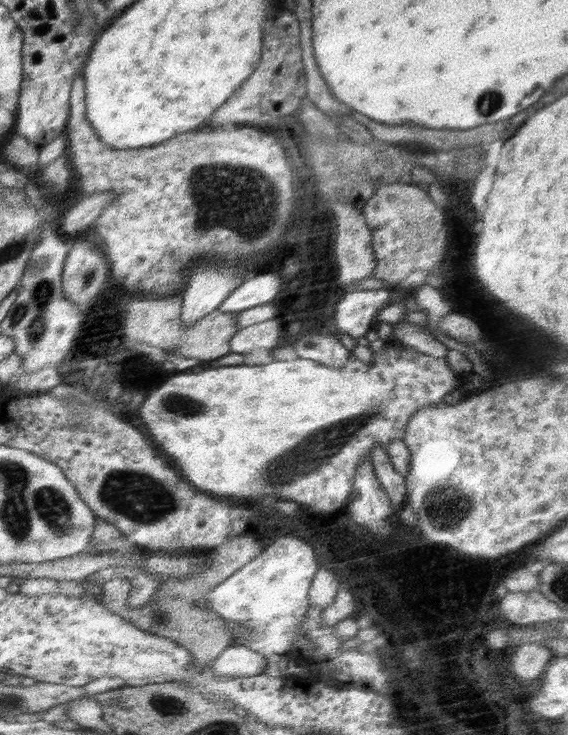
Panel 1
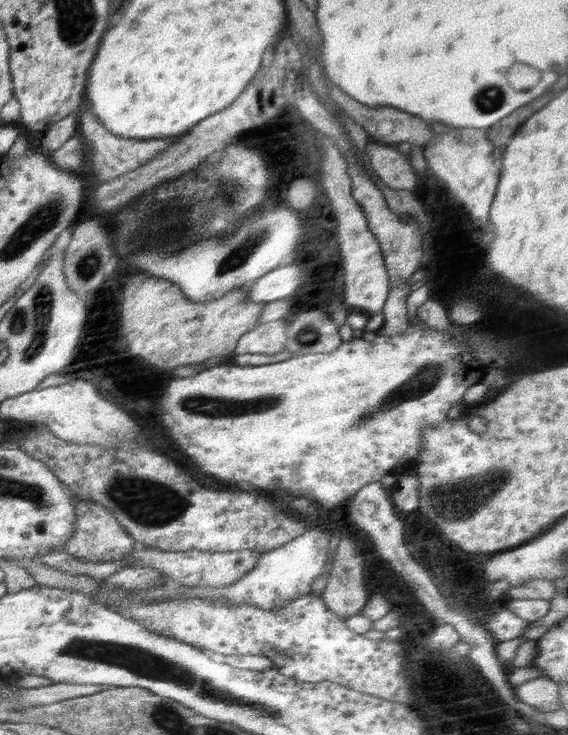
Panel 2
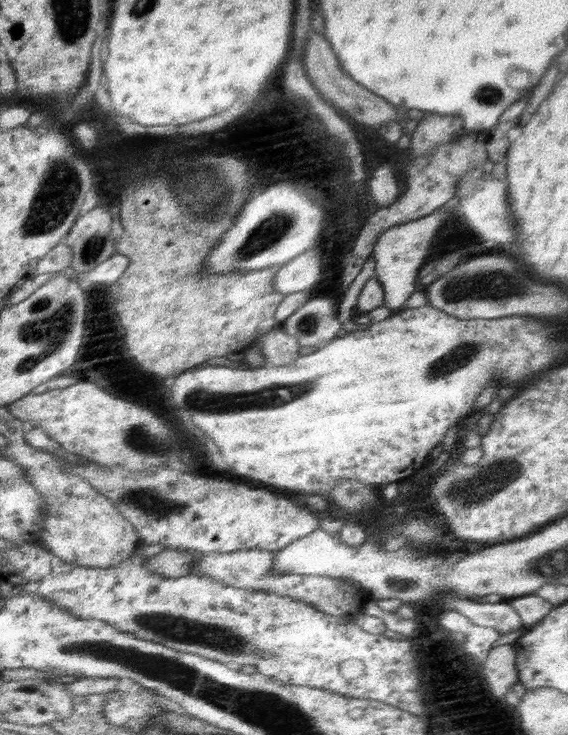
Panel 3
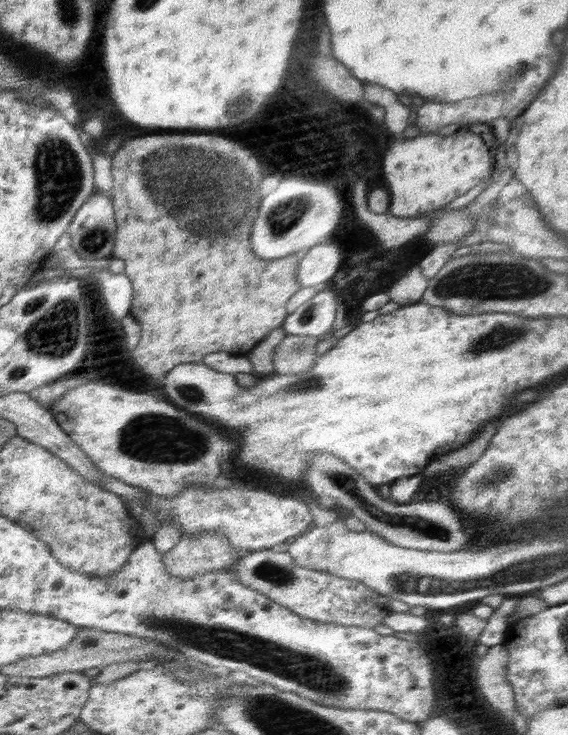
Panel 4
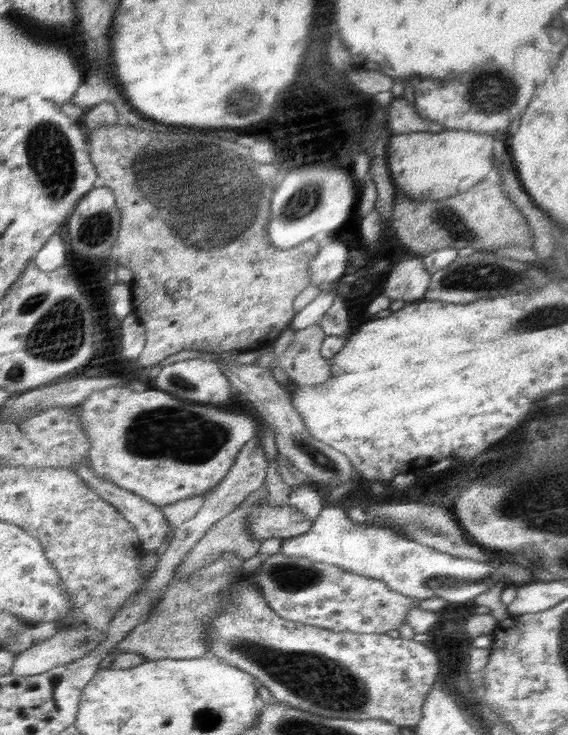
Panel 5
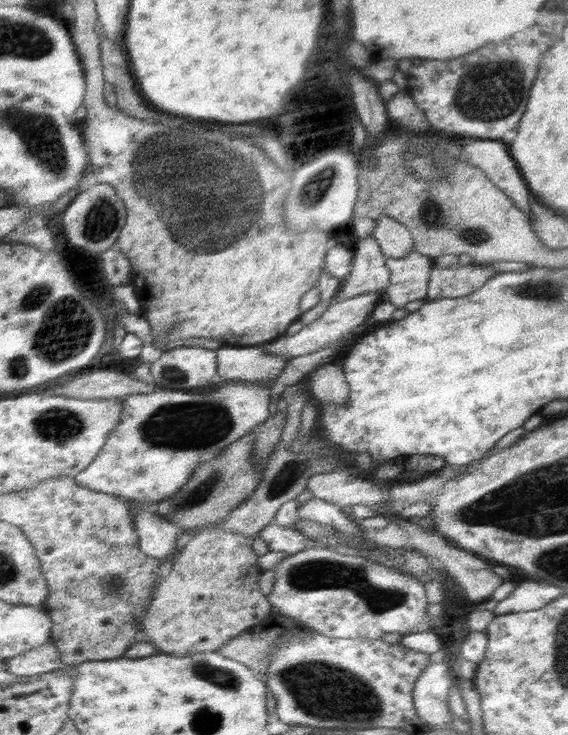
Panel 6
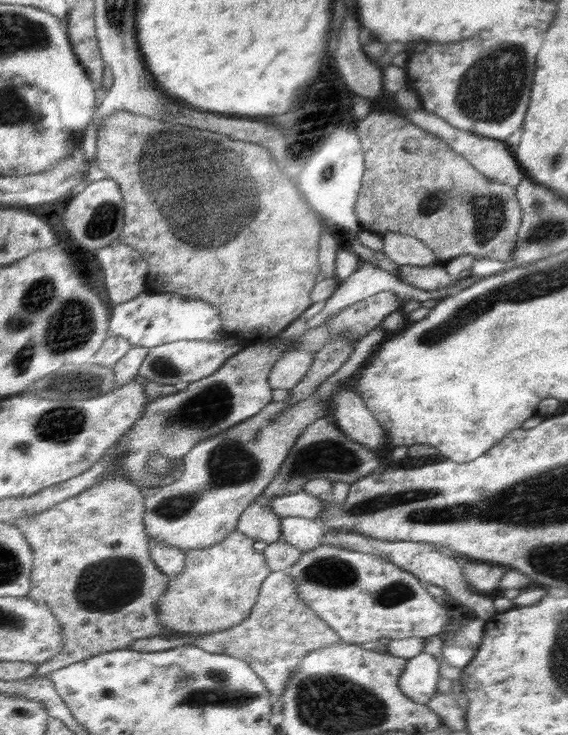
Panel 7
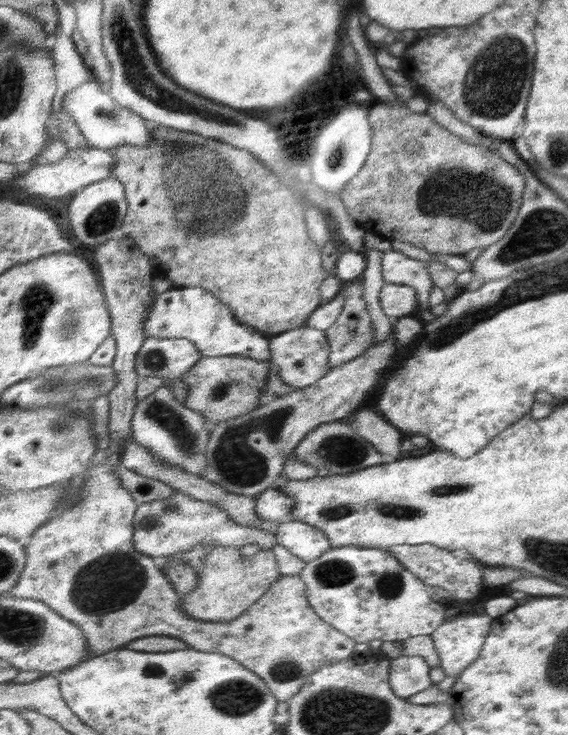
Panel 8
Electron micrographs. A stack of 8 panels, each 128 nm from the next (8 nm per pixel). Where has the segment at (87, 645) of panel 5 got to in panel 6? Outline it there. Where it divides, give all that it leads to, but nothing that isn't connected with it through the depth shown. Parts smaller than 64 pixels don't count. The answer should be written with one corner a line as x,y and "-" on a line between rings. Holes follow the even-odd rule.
49,640
44,646
6,659
5,670
16,675
19,679
51,672
62,666
58,649
55,642

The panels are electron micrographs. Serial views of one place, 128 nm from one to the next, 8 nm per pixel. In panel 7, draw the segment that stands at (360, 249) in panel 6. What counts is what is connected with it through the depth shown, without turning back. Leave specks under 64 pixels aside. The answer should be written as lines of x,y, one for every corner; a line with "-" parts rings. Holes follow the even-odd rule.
360,260
359,267
356,269
356,272
352,274
350,277
346,278
346,280
341,281
338,289
328,298
326,304
324,304
324,308
316,314
316,316
312,316
310,320
307,320
306,325
310,328
318,328
324,321
328,321
330,317
334,317
334,315
338,315
340,311
344,311
346,307
359,302
360,300
364,300
373,296
374,294
378,294
380,292
392,292
392,296
396,296
396,298
401,300
417,300
419,304
421,304
425,300
430,299
444,299
448,296
454,296
454,294
458,294
458,292
462,292
467,287
472,284
471,280
464,280
458,284
453,286
448,286
439,291
428,291
421,290
420,288
415,288
414,286
404,285
404,282
398,280
394,275
390,274
386,270
382,270
376,264
368,261

